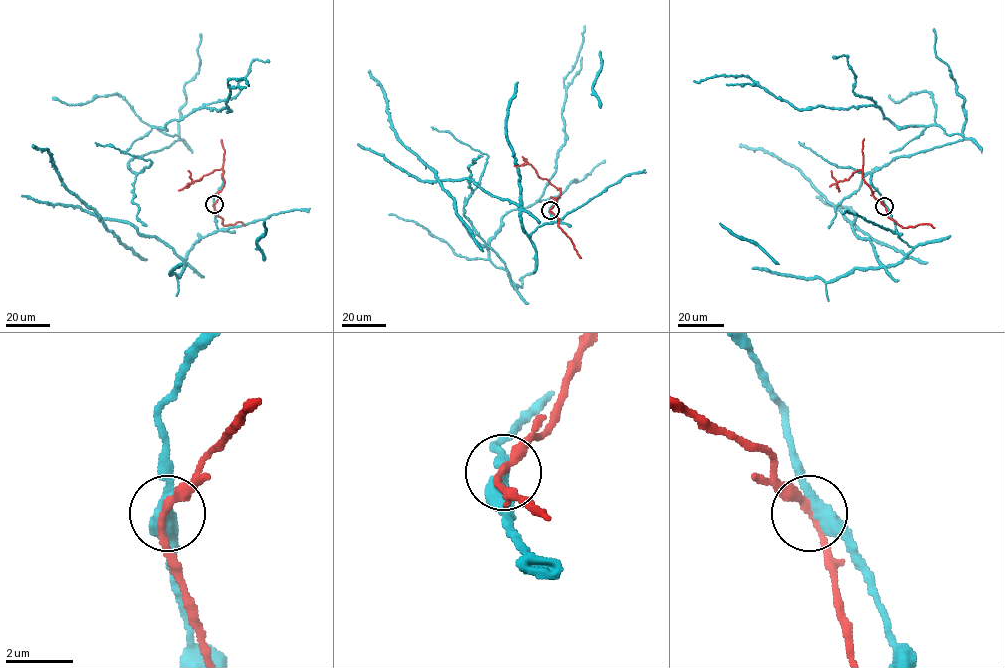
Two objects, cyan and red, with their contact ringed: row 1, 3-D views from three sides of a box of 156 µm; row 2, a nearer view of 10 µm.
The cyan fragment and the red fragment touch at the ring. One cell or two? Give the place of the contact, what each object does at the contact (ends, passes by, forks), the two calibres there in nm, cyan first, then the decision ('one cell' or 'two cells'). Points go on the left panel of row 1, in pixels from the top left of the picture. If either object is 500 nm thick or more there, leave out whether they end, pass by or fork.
(214, 204) | cyan passes by | red passes by | 420/240 nm | two cells

